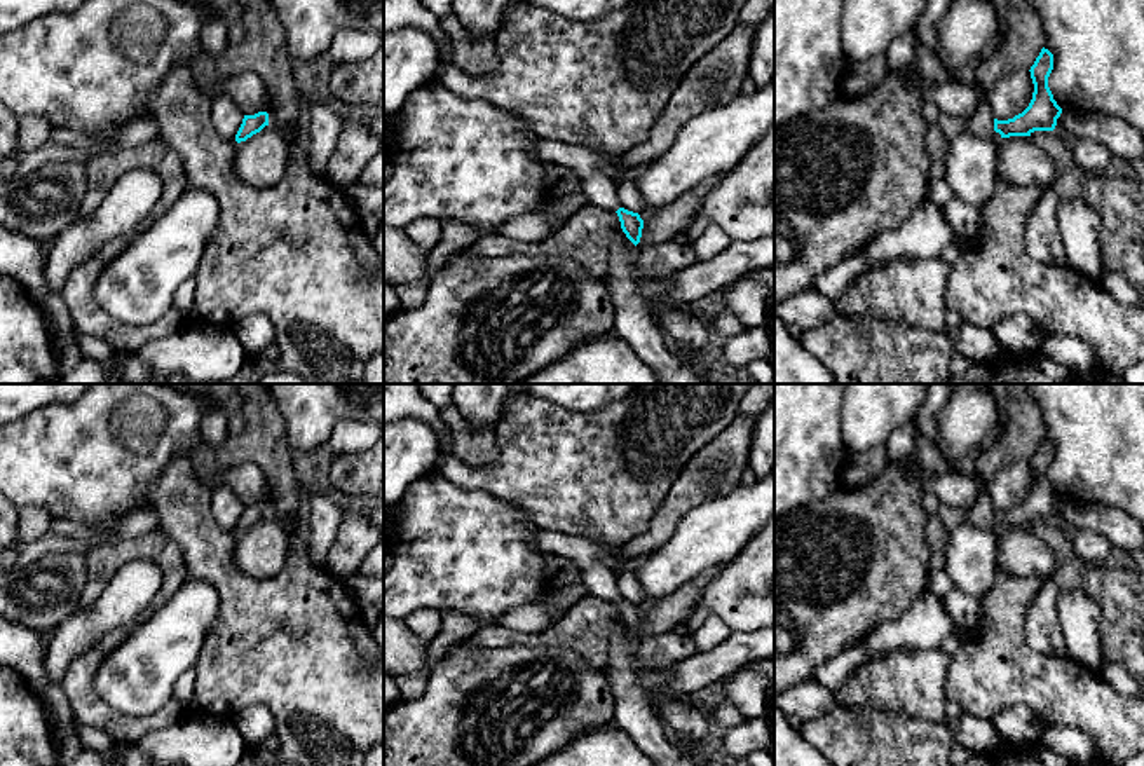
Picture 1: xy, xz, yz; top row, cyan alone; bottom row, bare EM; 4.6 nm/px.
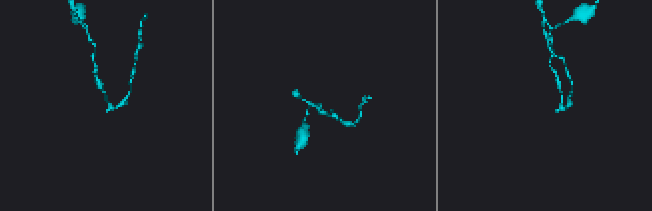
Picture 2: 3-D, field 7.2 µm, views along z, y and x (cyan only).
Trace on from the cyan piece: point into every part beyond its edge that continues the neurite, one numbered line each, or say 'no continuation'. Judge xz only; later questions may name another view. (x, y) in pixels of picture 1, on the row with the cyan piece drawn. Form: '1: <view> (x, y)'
1: xz (592, 166)

